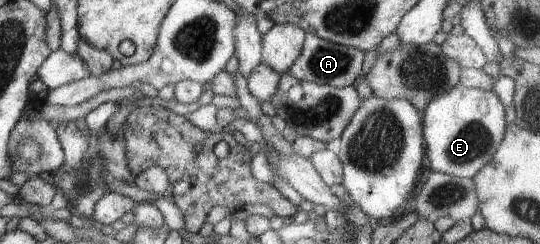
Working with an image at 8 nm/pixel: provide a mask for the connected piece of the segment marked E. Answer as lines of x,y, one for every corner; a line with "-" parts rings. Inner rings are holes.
454,86
432,98
422,110
422,138
431,171
464,180
472,179
492,158
504,138
507,123
505,106
492,90

